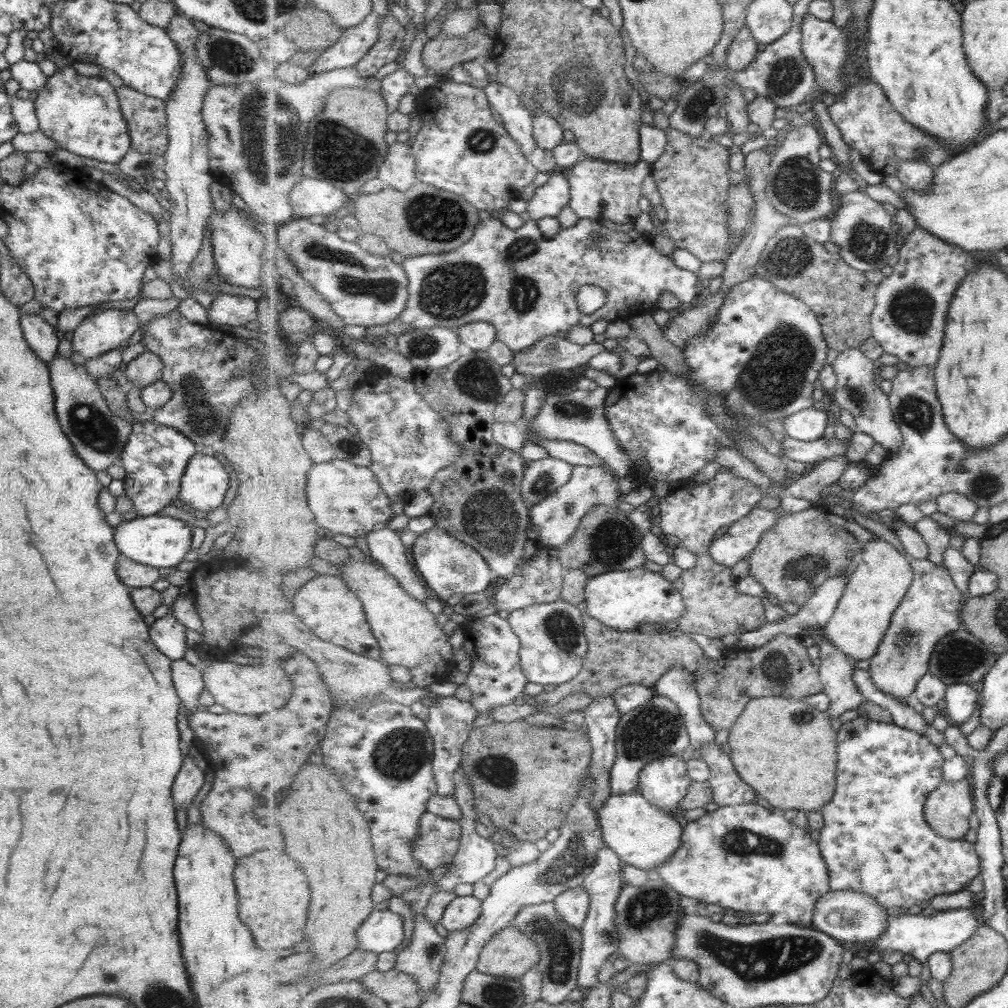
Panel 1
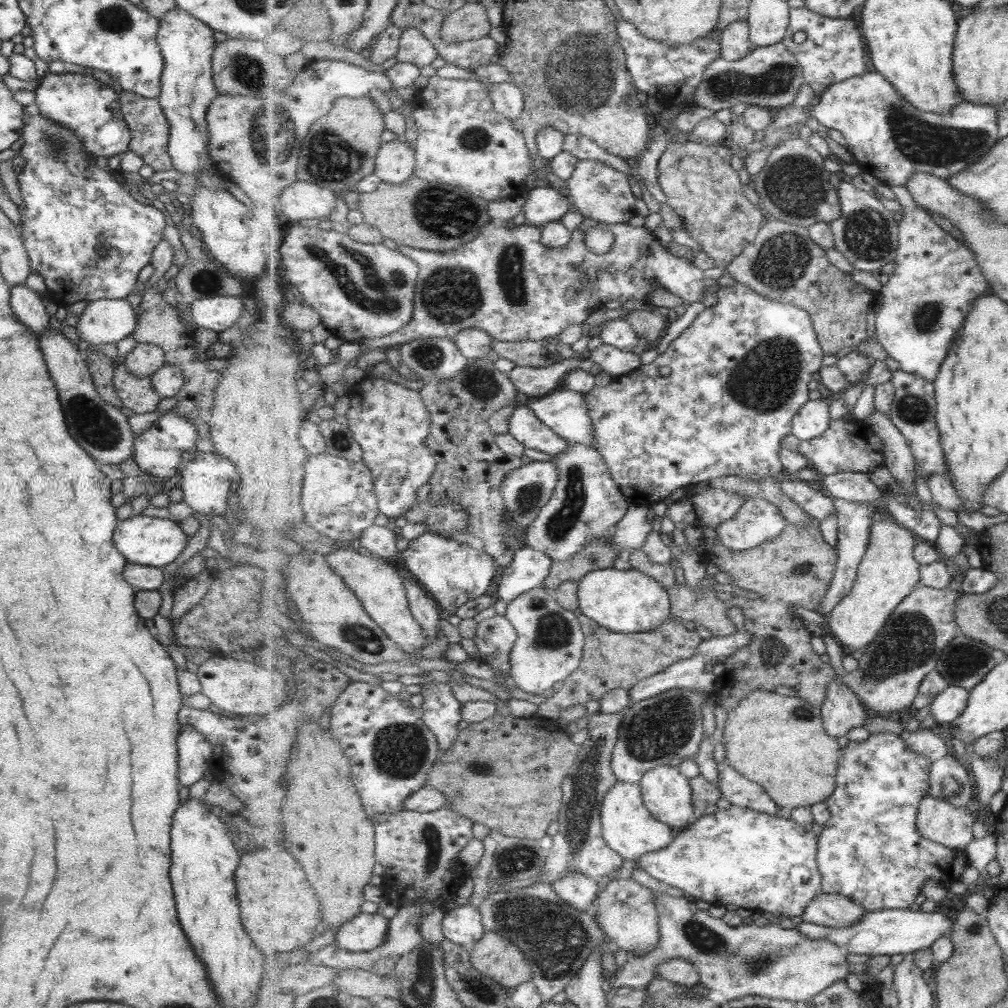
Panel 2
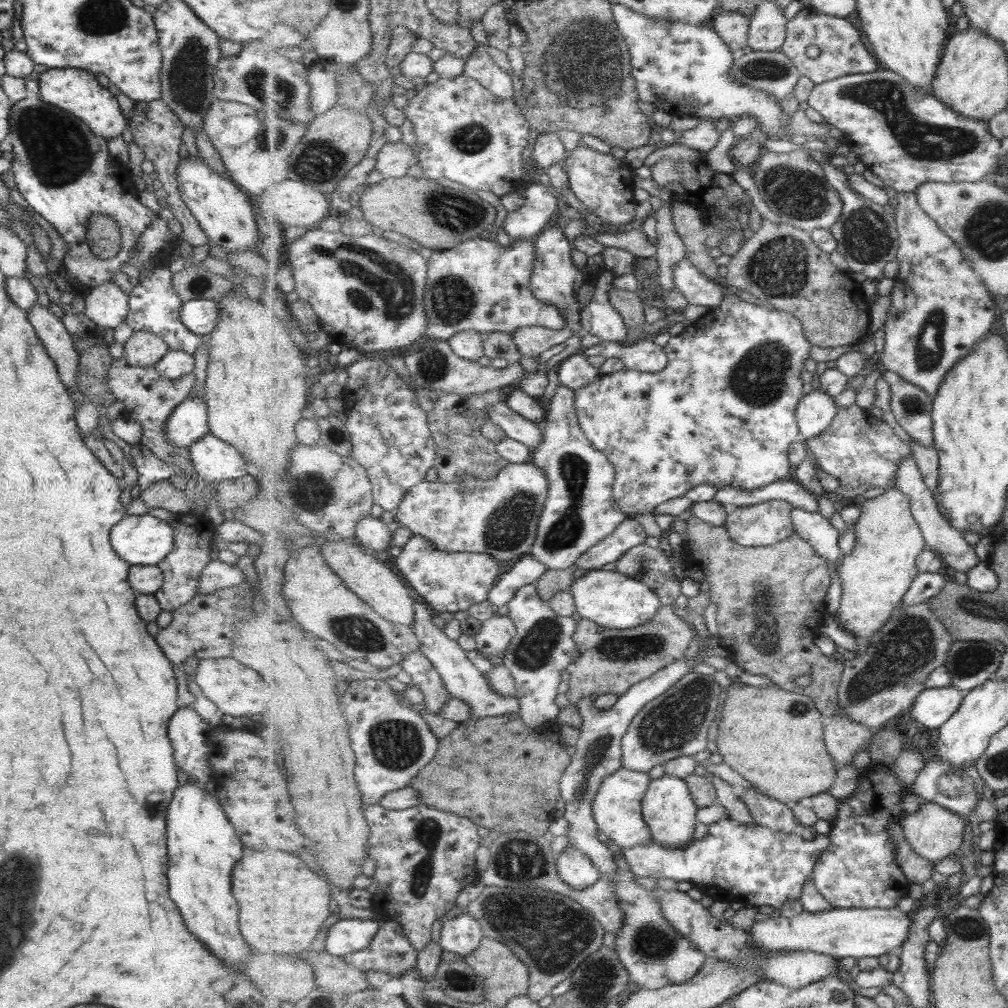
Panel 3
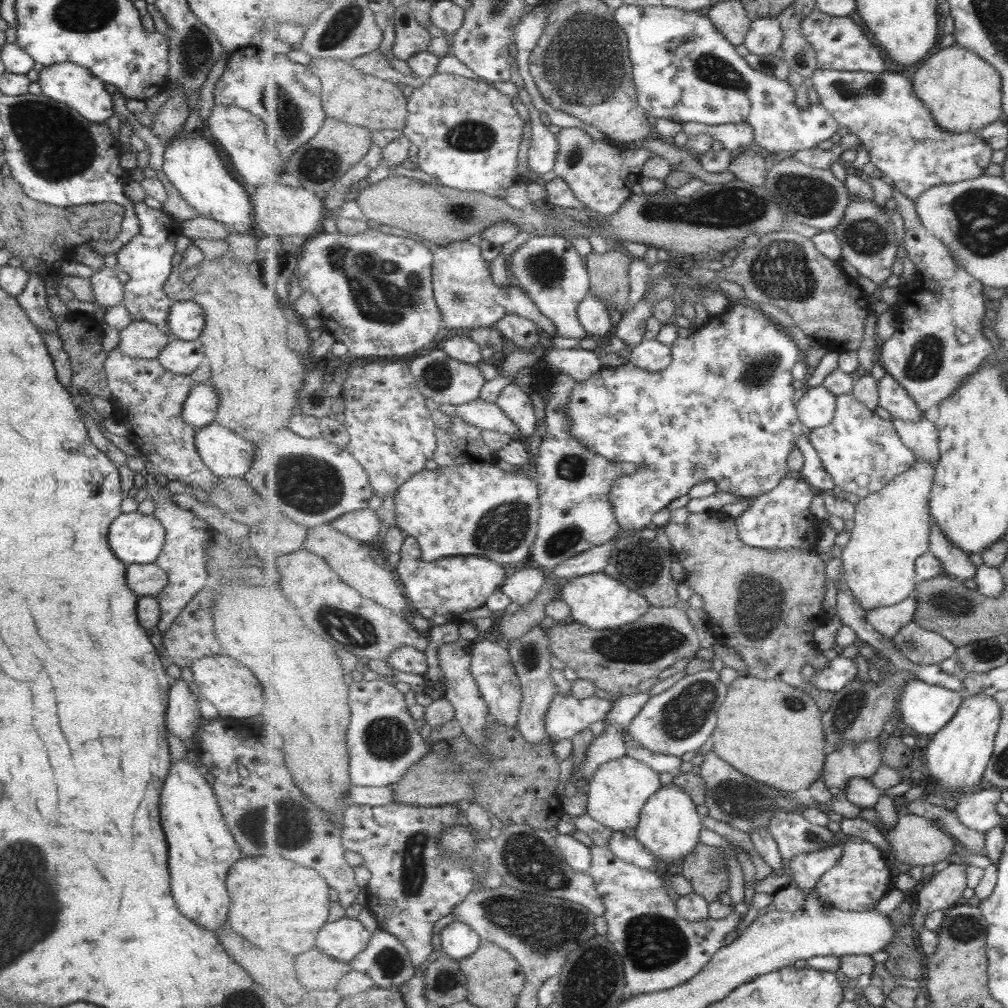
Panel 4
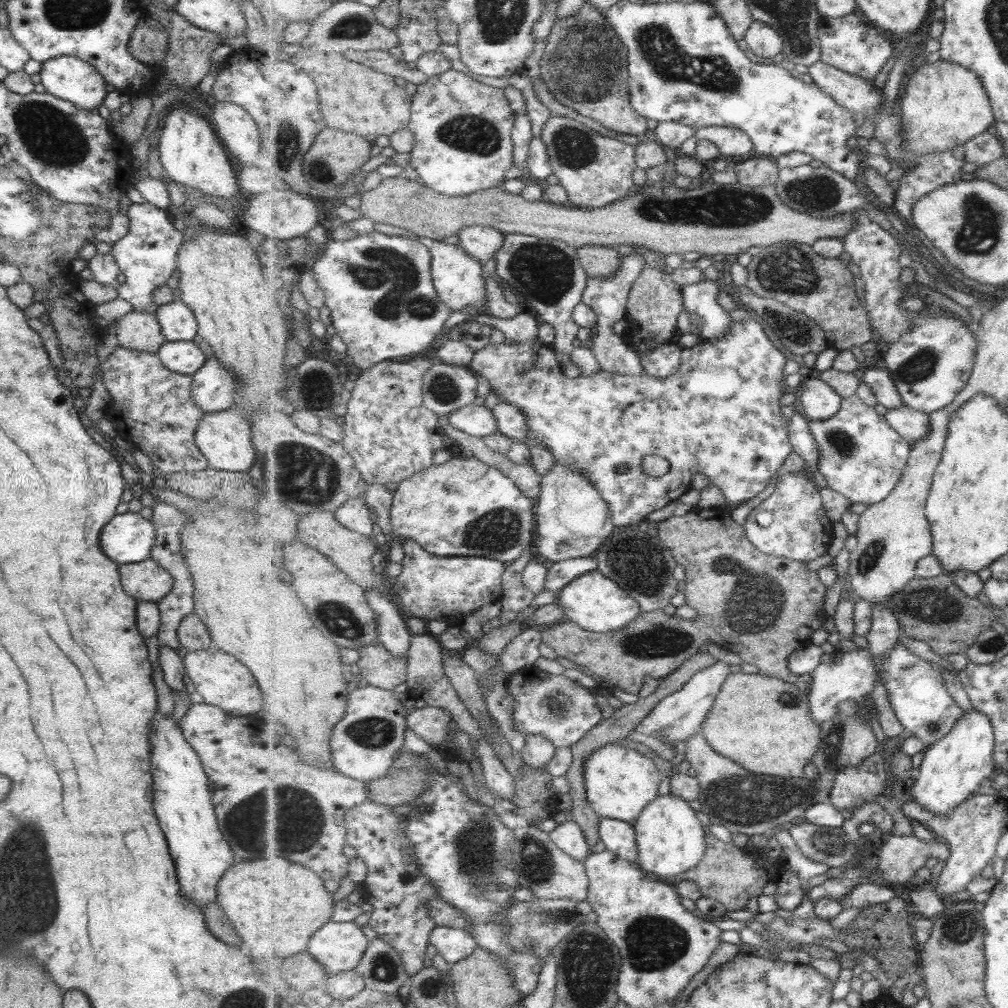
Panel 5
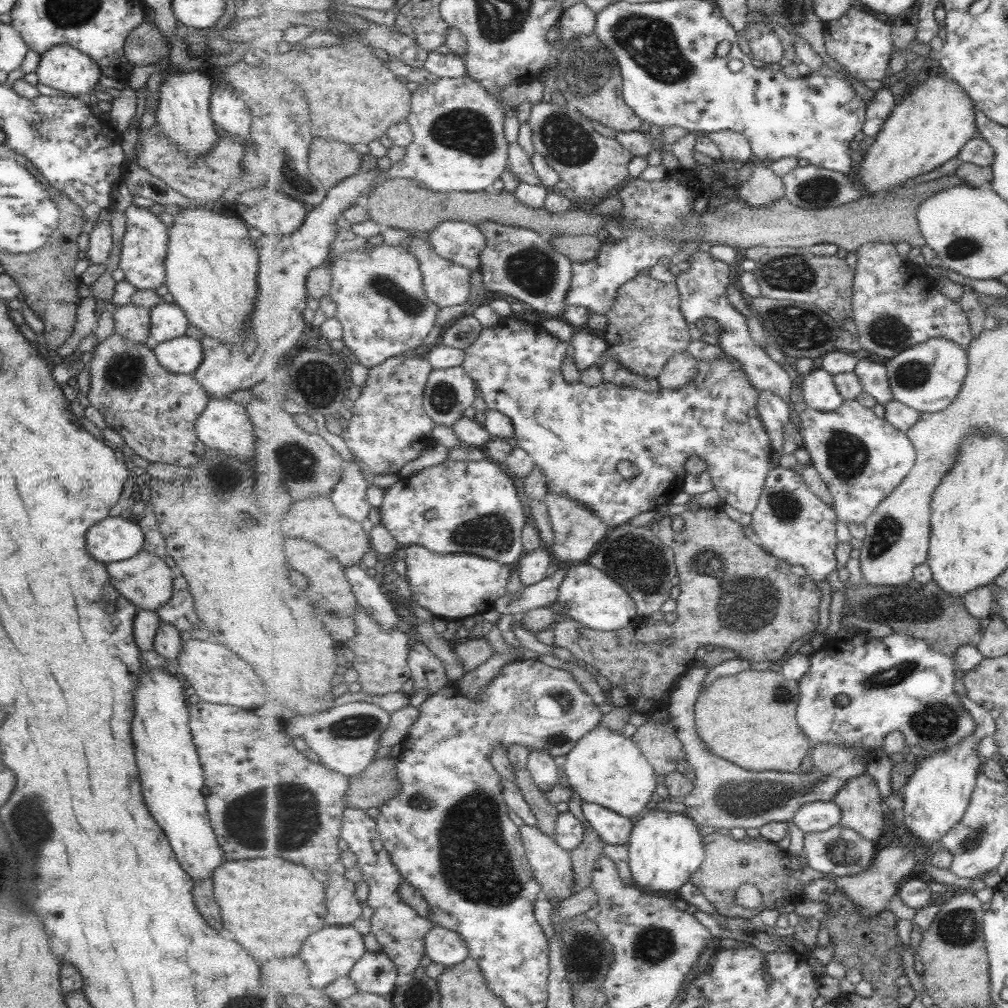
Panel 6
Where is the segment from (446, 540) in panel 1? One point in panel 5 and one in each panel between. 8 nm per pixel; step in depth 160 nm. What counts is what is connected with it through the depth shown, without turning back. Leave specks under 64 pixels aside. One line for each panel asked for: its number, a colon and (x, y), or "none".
2: (453, 571)
3: (448, 581)
4: (449, 586)
5: (431, 587)

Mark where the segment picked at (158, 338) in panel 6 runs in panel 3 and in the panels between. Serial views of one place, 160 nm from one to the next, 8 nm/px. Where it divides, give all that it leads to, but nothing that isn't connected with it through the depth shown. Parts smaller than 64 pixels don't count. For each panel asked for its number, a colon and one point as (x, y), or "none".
3: (199, 316)
4: (184, 321)
5: (176, 322)

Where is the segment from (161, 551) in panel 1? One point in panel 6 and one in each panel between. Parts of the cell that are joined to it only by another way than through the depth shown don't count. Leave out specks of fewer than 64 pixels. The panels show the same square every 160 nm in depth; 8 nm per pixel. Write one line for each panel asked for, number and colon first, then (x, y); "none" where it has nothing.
2: (154, 542)
3: (142, 540)
4: (134, 539)
5: (127, 538)
6: (112, 539)

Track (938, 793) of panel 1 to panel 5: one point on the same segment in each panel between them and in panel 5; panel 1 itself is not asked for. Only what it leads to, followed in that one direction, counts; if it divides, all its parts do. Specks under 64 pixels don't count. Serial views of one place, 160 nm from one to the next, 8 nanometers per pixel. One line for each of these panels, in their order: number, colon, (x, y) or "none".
2: (941, 821)
3: (935, 832)
4: (917, 841)
5: (900, 857)

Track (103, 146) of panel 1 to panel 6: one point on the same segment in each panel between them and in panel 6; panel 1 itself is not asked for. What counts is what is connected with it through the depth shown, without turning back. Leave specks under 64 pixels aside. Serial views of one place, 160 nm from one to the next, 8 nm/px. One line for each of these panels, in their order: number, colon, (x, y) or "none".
2: (89, 108)
3: (74, 90)
4: (74, 86)
5: (68, 78)
6: (61, 67)

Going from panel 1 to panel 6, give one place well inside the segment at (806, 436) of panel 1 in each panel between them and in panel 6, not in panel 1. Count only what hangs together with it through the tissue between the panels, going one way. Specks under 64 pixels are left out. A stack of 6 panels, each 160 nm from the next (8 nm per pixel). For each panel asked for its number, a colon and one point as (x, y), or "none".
2: (813, 420)
3: (817, 410)
4: (817, 407)
5: (818, 400)
6: (820, 390)

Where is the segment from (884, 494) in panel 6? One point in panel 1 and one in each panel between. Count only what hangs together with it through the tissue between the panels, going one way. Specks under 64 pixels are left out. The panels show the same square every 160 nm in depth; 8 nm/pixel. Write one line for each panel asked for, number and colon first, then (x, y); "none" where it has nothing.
1: (813, 452)
2: (845, 446)
3: (858, 448)
4: (863, 453)
5: (863, 457)

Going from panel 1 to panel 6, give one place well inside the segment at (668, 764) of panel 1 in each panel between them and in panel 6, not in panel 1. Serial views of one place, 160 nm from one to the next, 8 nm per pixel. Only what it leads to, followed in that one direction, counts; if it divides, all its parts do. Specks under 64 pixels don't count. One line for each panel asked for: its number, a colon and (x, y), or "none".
2: (667, 792)
3: (668, 806)
4: (670, 826)
5: (671, 839)
6: (666, 849)

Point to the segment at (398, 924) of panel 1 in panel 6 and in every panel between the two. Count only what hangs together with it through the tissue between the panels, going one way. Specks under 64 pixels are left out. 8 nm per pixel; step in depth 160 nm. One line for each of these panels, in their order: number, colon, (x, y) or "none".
2: (367, 931)
3: (345, 936)
4: (343, 940)
5: (339, 946)
6: (332, 952)

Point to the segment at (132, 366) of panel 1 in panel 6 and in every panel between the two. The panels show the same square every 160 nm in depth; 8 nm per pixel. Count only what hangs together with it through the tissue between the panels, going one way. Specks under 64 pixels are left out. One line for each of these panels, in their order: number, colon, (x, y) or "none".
2: (143, 359)
3: (142, 348)
4: (141, 339)
5: (139, 331)
6: (130, 321)

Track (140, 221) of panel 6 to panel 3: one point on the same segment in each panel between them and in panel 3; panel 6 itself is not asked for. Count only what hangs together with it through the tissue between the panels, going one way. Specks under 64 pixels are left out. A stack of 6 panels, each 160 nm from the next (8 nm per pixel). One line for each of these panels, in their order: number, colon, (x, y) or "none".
3: (153, 307)
4: (146, 258)
5: (146, 254)

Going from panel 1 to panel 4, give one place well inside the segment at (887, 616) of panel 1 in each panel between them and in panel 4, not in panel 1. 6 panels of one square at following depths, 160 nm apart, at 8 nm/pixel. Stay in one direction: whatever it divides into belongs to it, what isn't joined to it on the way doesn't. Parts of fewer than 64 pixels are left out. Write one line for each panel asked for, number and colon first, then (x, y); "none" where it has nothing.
2: (889, 572)
3: (878, 574)
4: (891, 531)

